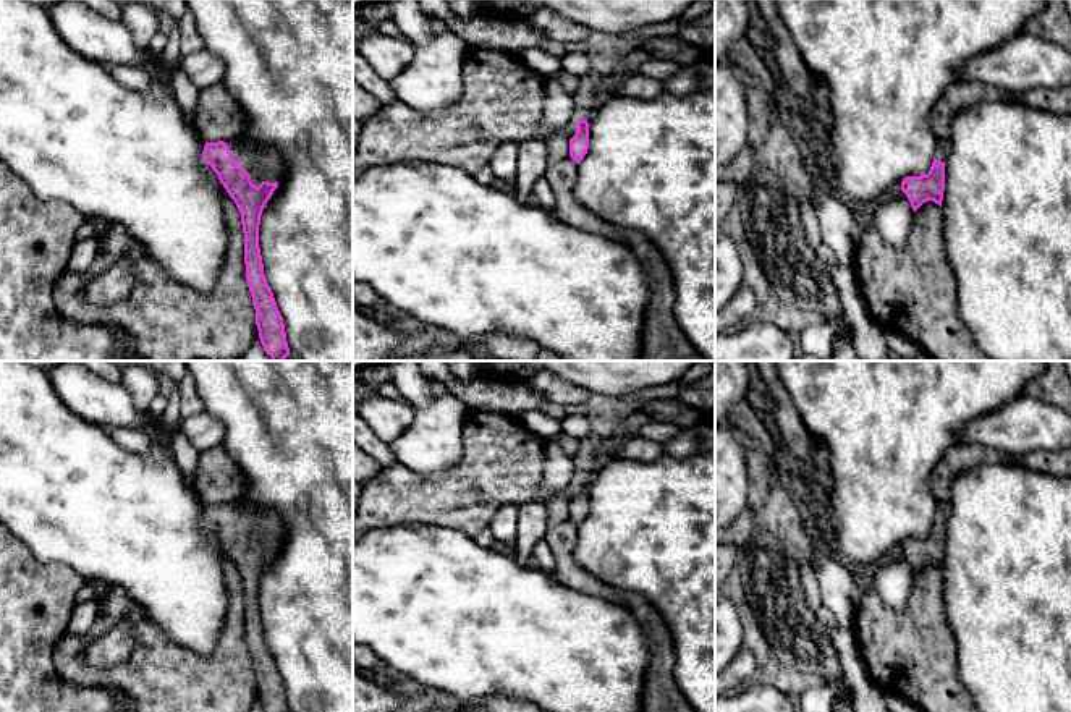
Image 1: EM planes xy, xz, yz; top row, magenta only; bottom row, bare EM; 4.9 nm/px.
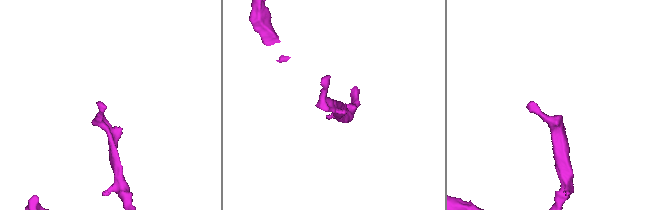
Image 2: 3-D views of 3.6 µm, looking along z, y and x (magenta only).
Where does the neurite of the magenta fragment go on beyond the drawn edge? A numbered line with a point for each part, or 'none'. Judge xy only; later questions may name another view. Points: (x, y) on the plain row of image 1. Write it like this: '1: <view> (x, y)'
1: xy (262, 528)

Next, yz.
1: yz (942, 512)

